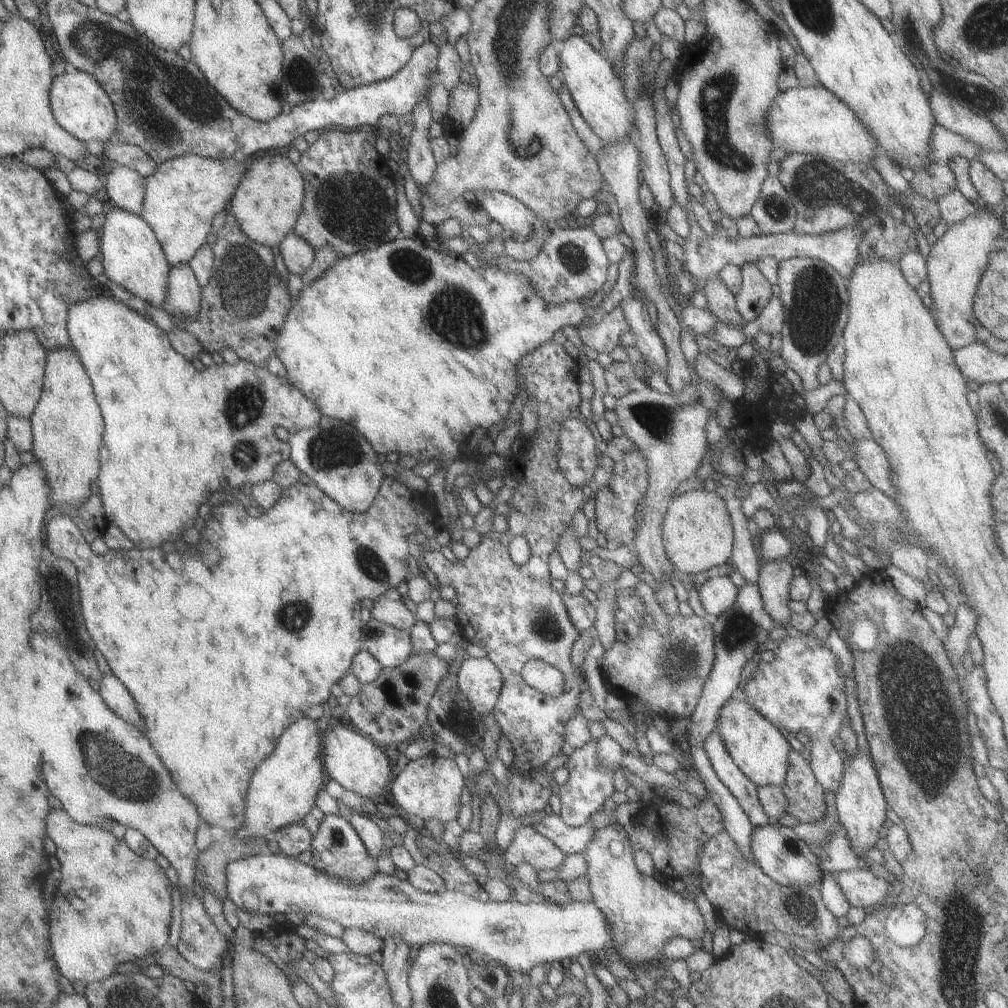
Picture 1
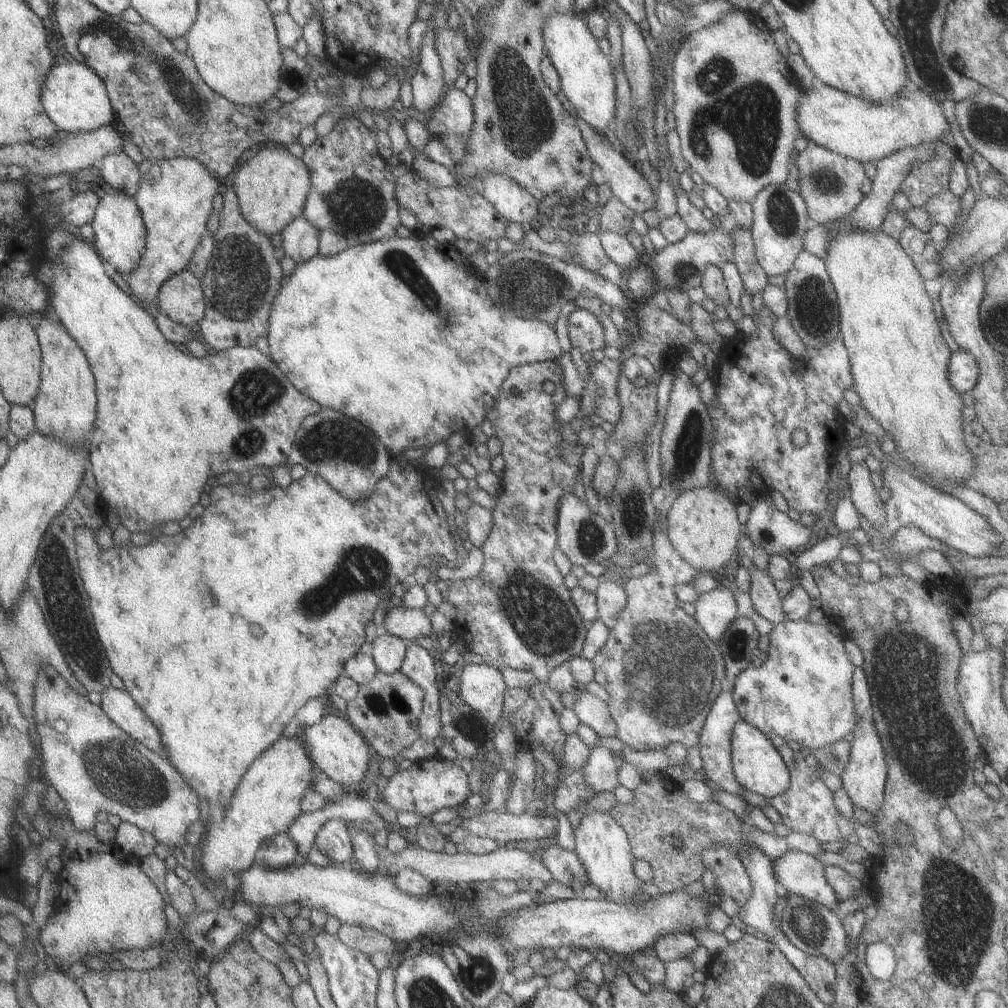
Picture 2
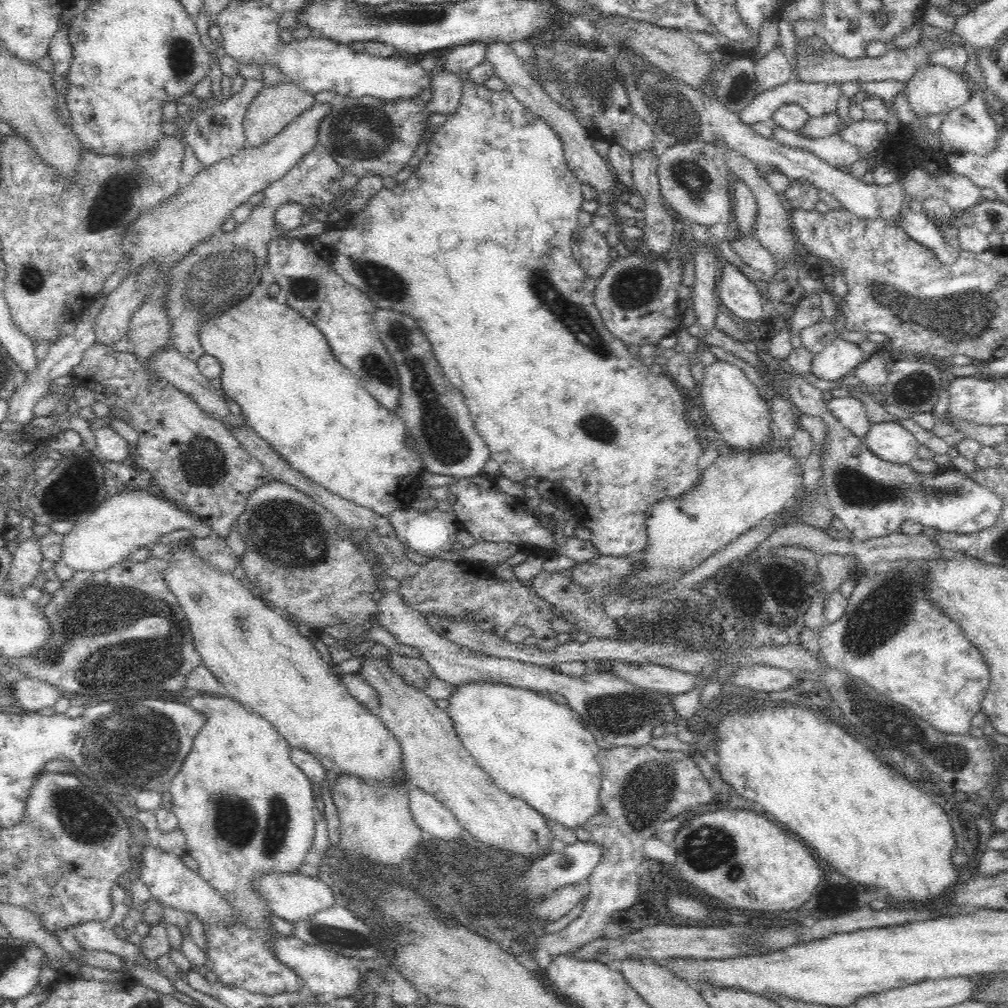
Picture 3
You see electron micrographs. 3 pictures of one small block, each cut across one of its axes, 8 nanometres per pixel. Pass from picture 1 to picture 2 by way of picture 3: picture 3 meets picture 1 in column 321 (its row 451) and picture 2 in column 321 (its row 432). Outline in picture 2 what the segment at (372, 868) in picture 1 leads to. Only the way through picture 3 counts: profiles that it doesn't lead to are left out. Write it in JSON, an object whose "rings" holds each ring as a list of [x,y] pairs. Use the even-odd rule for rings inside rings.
{"rings":[[[330,820],[316,834],[316,846],[322,852],[326,852],[328,860],[332,860],[338,866],[348,866],[352,858],[351,828],[352,826],[346,822]]]}

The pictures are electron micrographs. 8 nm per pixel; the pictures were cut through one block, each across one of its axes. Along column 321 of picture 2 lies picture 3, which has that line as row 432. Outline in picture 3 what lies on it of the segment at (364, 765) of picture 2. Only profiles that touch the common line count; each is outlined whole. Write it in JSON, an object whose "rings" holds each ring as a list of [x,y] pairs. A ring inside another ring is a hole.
{"rings":[[[718,359],[704,367],[704,376],[698,381],[702,412],[720,434],[724,444],[736,451],[760,451],[768,444],[774,427],[768,402],[760,397],[757,386],[735,364]]]}

